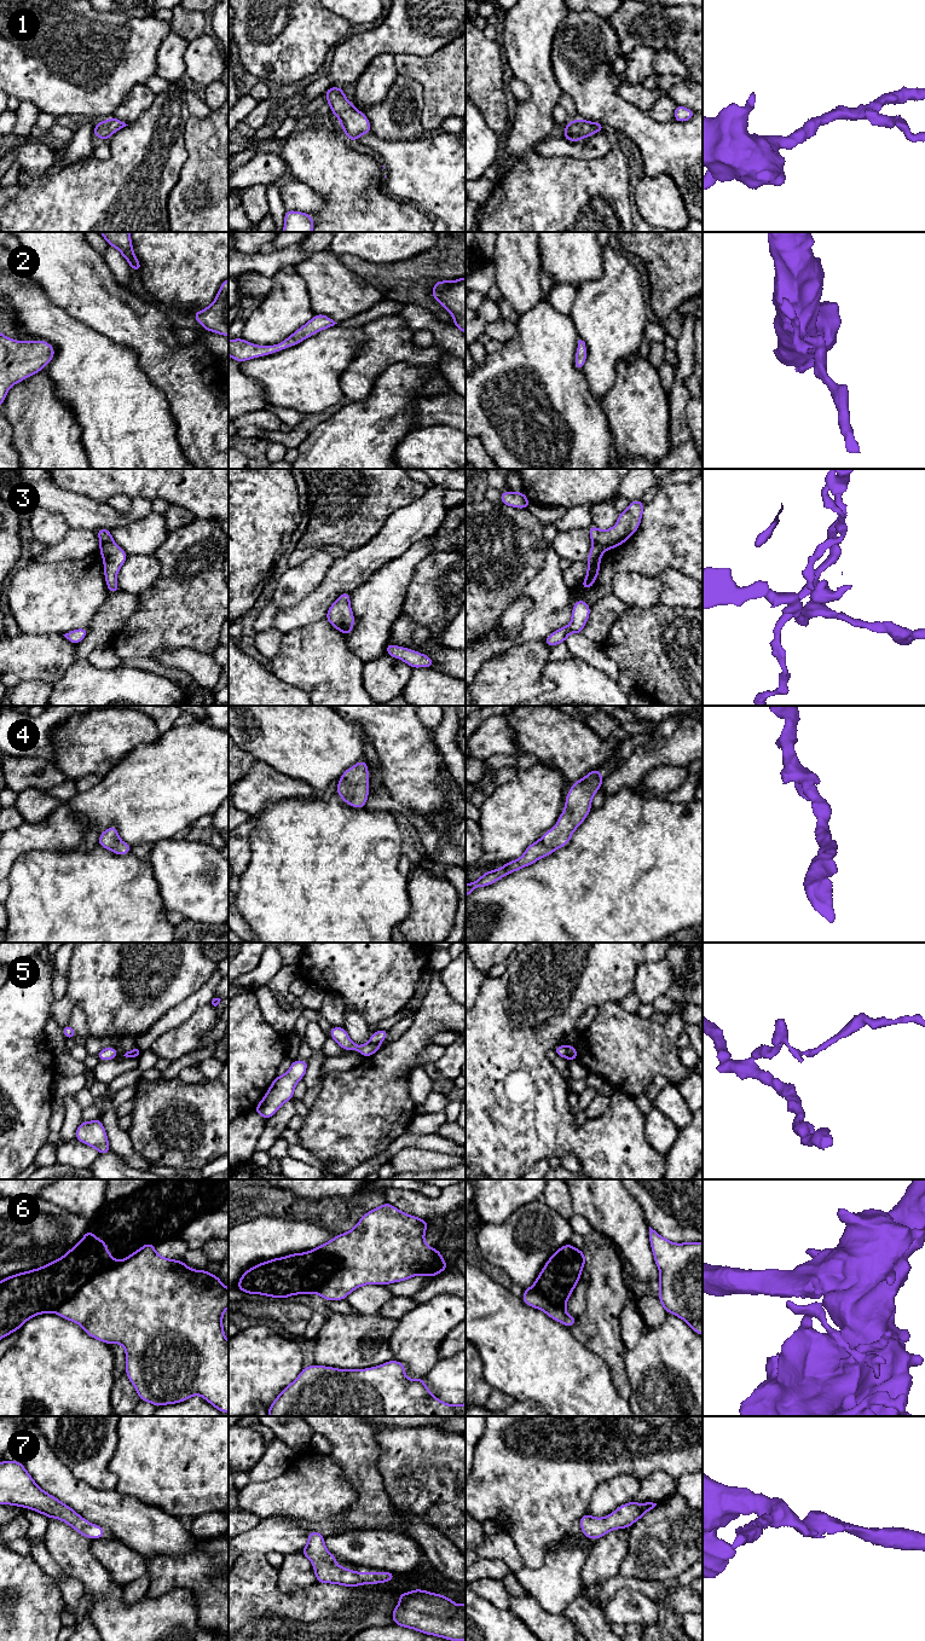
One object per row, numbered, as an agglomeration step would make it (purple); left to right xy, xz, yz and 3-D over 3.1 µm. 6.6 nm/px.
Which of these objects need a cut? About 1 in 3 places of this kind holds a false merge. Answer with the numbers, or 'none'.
3, 5, 6

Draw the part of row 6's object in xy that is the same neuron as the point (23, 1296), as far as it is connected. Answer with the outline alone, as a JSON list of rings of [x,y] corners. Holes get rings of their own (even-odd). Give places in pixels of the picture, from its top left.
[[[62,1258],[30,1271],[19,1272],[0,1281],[0,1339],[18,1330],[29,1318],[45,1312],[57,1314],[63,1285]]]

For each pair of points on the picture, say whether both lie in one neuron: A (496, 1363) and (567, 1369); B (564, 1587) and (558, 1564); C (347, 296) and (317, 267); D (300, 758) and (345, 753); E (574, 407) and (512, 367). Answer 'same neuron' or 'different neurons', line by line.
A: same neuron
B: same neuron
C: same neuron
D: same neuron
E: same neuron

